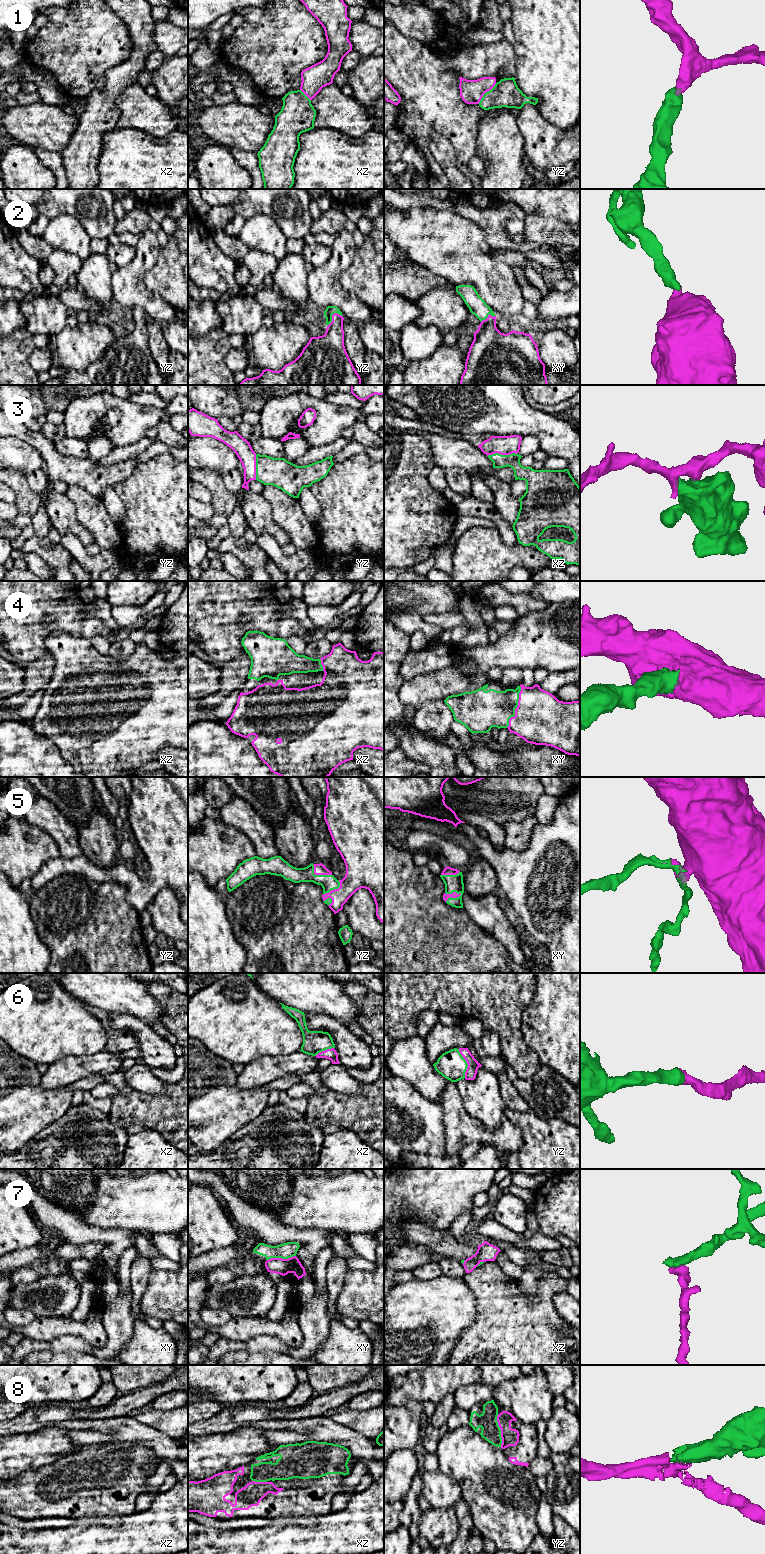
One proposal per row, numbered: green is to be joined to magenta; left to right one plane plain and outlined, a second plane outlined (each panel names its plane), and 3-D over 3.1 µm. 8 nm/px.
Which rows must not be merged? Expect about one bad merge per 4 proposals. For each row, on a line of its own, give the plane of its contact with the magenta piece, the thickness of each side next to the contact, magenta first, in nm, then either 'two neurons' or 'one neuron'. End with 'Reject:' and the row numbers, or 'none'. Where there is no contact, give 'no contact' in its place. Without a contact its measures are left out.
1: contact in yz; calibres 190 and 220 nm; one neuron
2: contact in yz; calibres 220 and 80 nm; one neuron
3: contact in xz; calibres 160 and 110 nm; one neuron
4: contact in xy; calibres 420 and 300 nm; one neuron
5: contact in xy; calibres 50 and 140 nm; one neuron
6: contact in yz; calibres 90 and 220 nm; one neuron
7: contact in xy; calibres 130 and 130 nm; two neurons
8: contact in yz; calibres 140 and 160 nm; one neuron
Reject: 7

